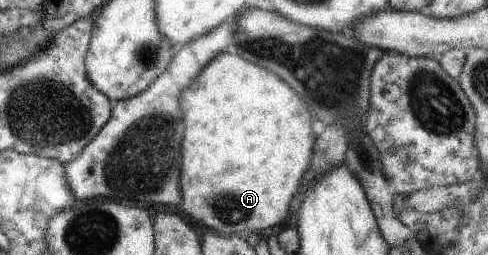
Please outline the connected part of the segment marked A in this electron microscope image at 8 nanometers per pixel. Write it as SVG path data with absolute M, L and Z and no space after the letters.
M222 52L216 56L192 82L182 90L180 96L180 110L182 110L182 122L186 124L184 140L182 140L182 172L180 172L180 190L182 190L182 210L196 222L202 222L204 226L216 230L222 235L247 235L250 233L266 234L274 232L286 224L290 216L291 202L297 197L303 177L308 173L309 167L314 160L316 151L317 134L312 122L312 114L308 112L306 104L298 100L298 94L276 74L262 68L262 66L252 64L238 56L236 52Z

